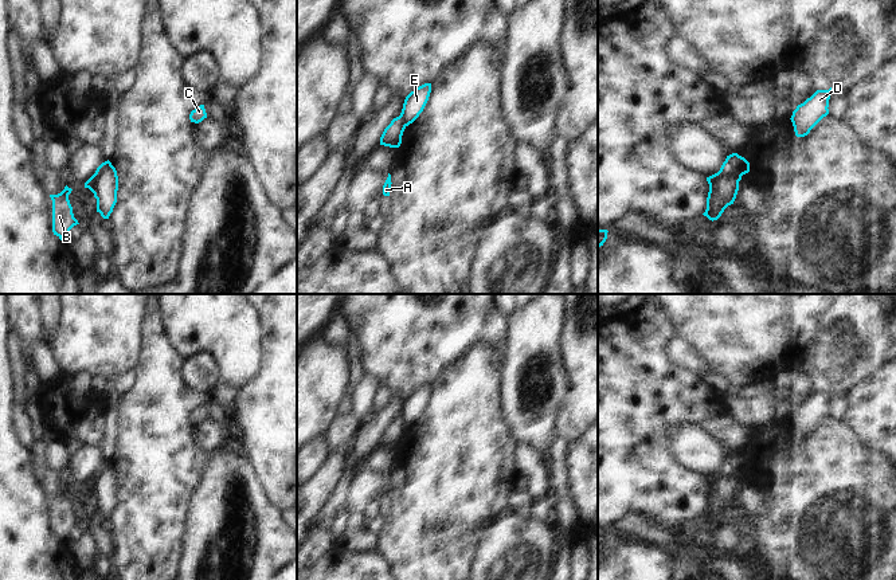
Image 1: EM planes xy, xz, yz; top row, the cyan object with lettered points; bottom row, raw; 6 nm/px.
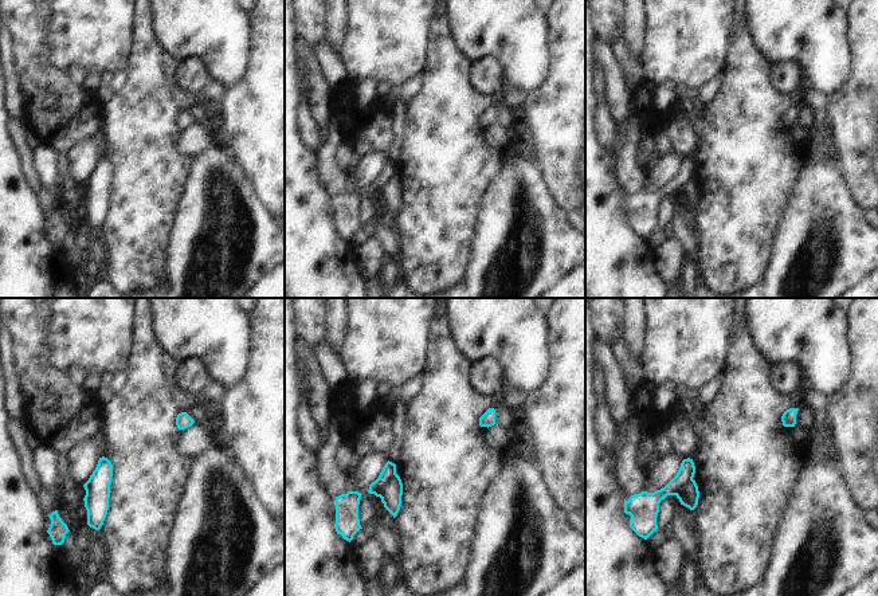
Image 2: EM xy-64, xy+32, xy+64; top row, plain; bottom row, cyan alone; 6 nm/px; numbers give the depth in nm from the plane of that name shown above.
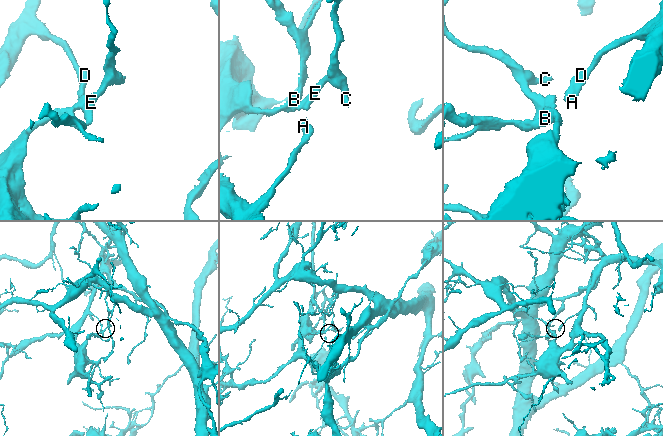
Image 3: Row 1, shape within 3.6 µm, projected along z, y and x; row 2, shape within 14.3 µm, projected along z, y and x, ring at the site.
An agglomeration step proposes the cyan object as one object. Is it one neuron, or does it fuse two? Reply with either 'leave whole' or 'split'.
split

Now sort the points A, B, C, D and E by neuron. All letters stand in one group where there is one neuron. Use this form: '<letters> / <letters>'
A B D / C E

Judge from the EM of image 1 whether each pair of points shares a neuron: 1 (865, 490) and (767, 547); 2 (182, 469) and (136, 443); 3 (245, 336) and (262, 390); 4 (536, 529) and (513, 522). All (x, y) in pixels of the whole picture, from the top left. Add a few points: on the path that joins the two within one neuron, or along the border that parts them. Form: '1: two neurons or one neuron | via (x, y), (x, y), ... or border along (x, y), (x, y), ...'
1: one neuron | via (841, 514), (806, 536), (791, 539)
2: one neuron | via (171, 463), (161, 463), (147, 449)
3: two neurons | border along (263, 343), (263, 365), (247, 383), (237, 388)
4: one neuron | via (531, 529), (519, 528)

